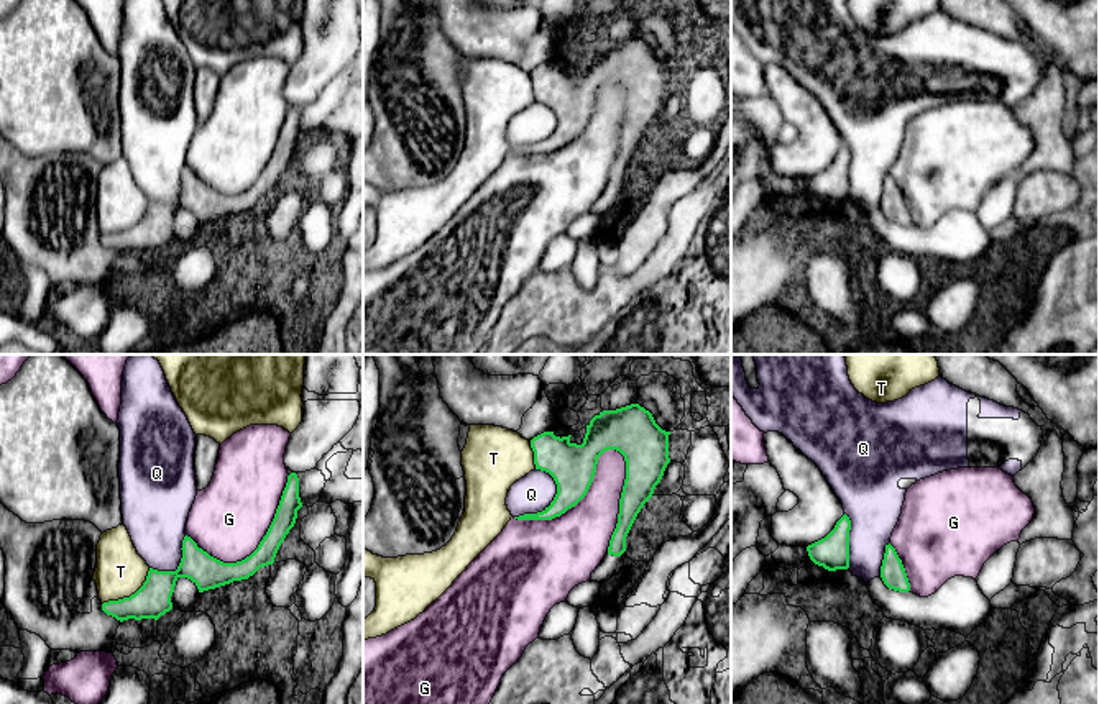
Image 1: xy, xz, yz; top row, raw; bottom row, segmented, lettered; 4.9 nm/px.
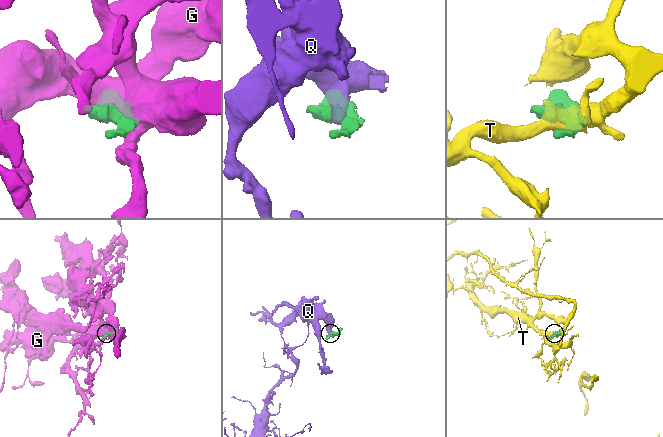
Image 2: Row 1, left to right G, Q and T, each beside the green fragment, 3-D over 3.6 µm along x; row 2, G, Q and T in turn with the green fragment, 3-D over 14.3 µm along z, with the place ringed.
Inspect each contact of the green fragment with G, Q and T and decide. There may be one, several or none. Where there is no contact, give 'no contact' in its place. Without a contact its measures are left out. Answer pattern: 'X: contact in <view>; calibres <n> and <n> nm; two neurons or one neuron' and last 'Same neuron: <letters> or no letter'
G: contact in xz; calibres 220 and 320 nm; two neurons
Q: contact in xz; calibres 220 and 190 nm; two neurons
T: contact in xy; calibres 180 and 240 nm; two neurons
Same neuron: no letter

